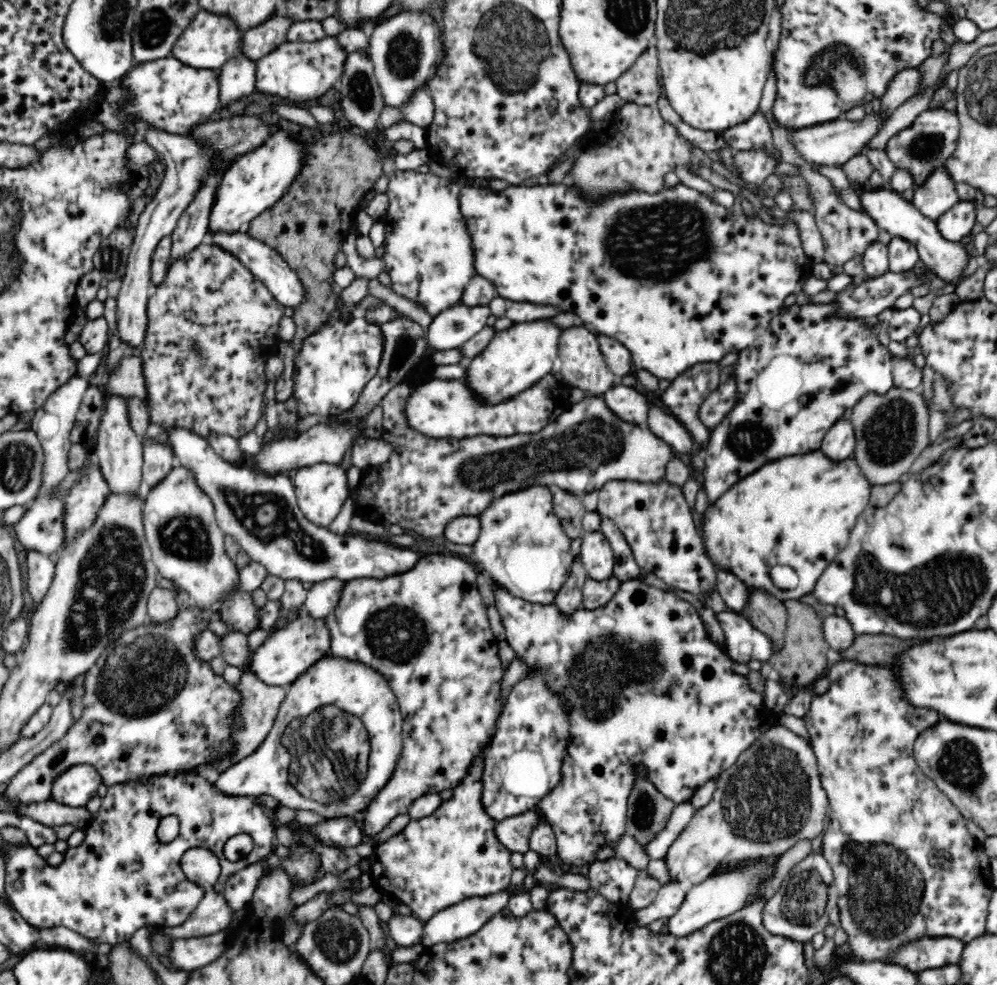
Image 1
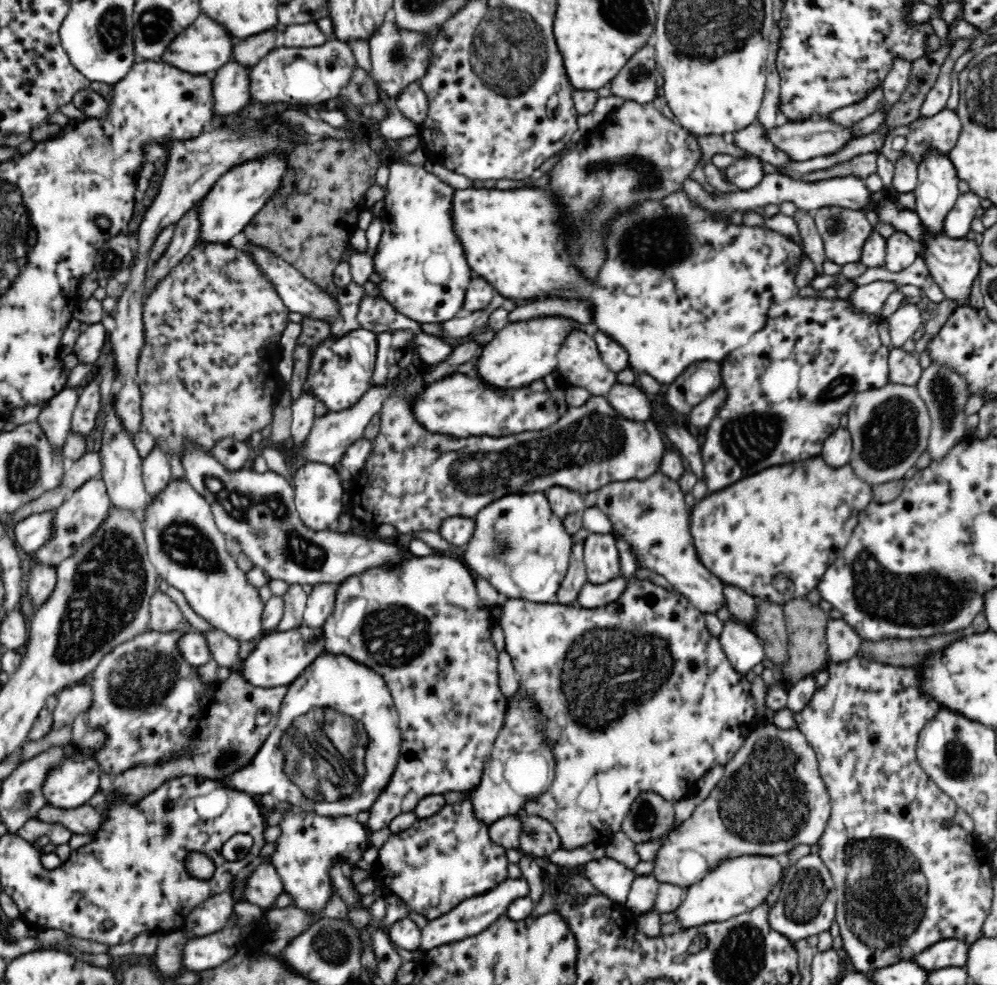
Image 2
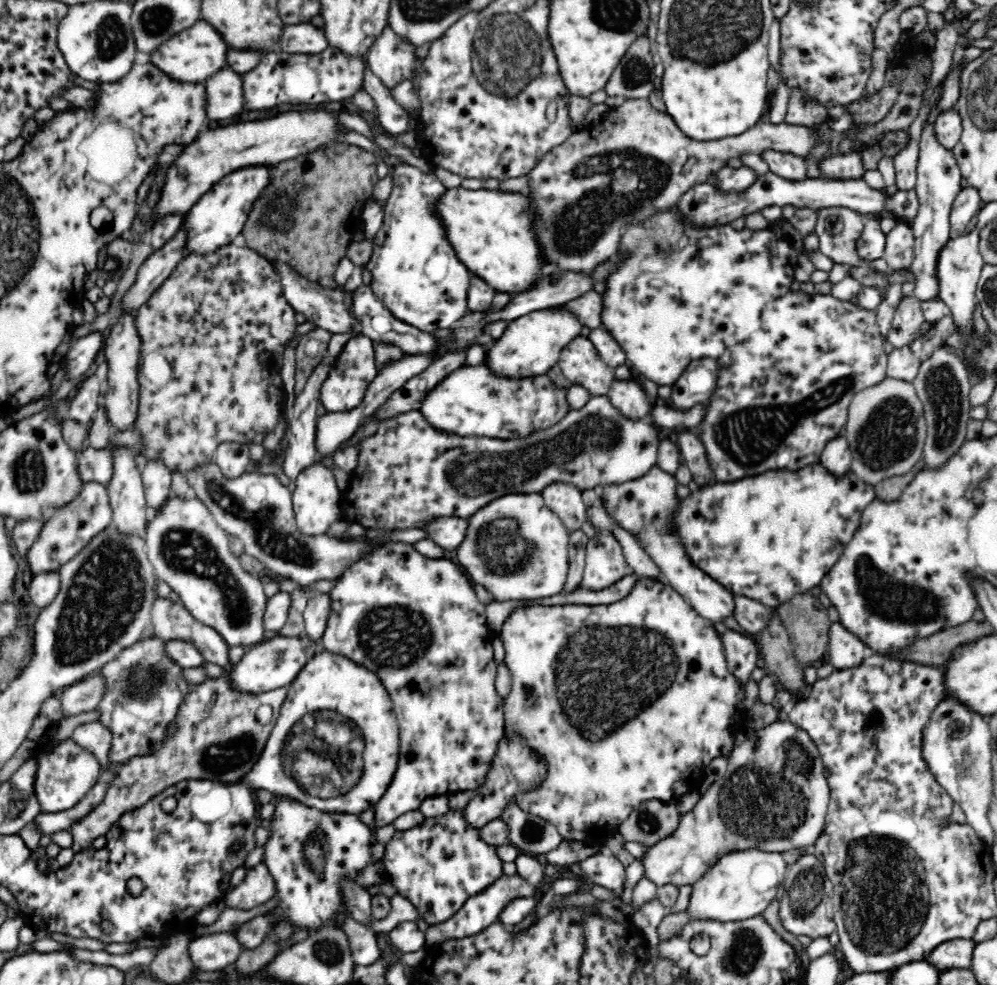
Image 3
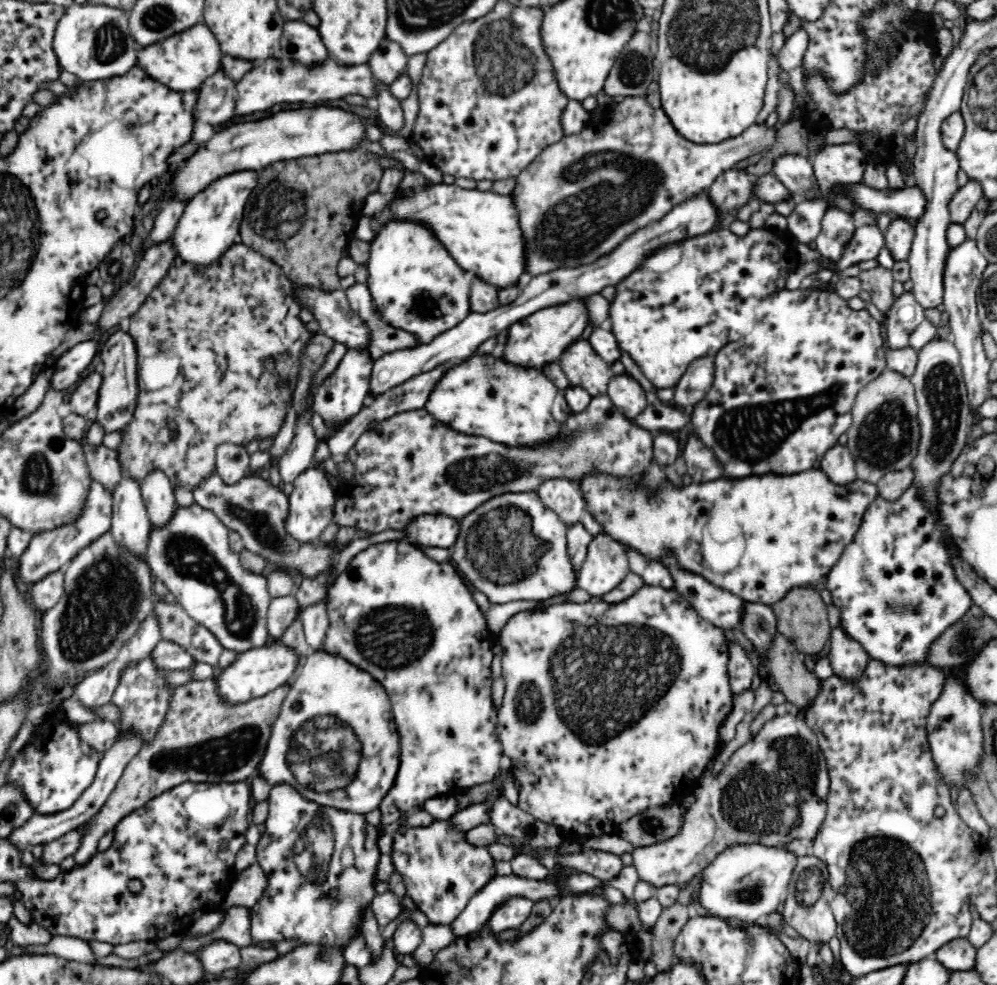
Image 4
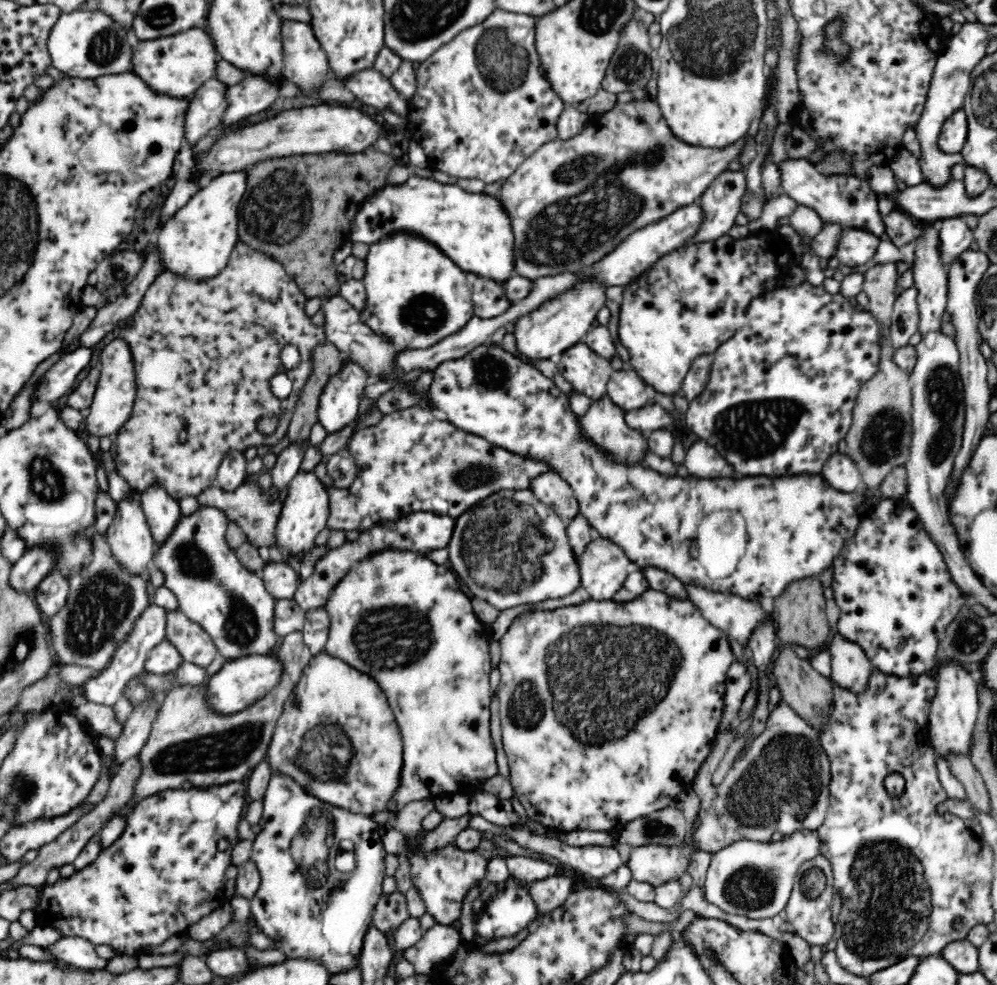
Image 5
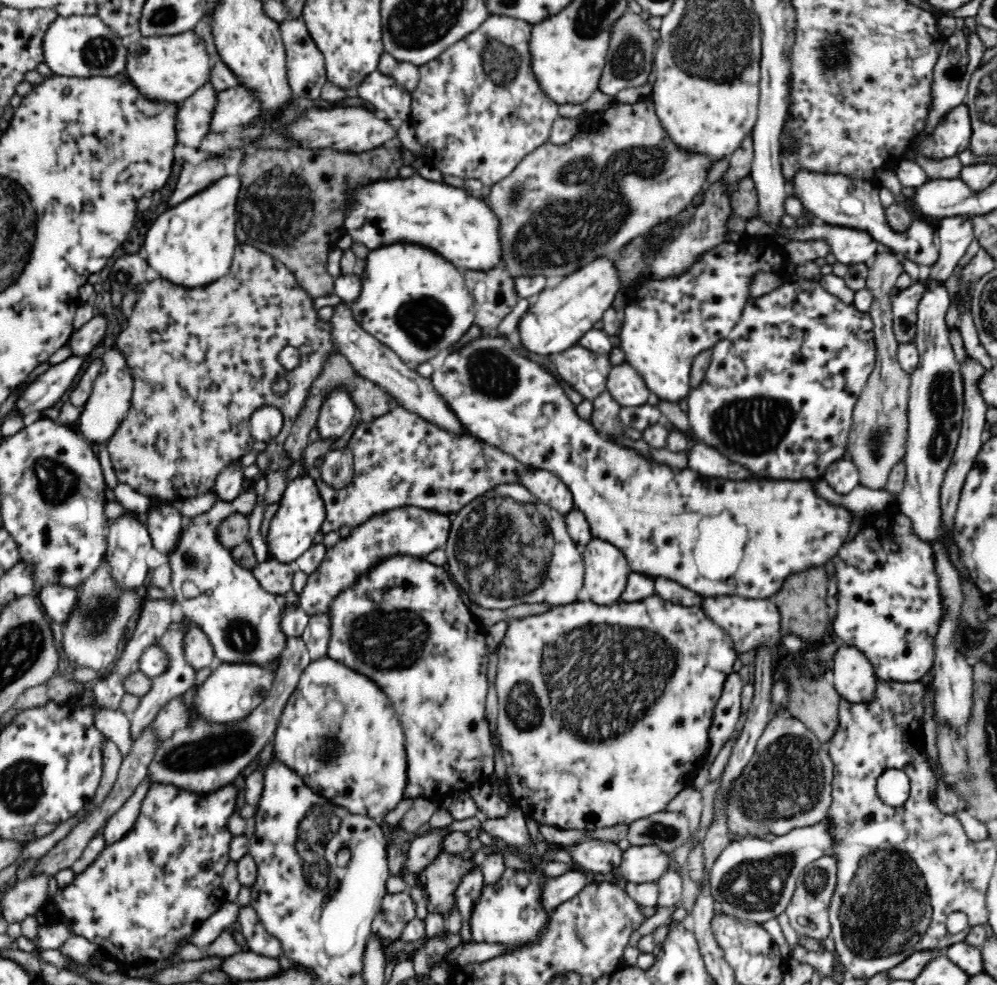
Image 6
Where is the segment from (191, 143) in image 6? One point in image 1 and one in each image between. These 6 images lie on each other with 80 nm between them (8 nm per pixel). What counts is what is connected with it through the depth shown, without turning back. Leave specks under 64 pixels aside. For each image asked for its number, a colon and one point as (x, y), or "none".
1: (237, 76)
2: (230, 93)
3: (224, 89)
4: (215, 104)
5: (205, 107)

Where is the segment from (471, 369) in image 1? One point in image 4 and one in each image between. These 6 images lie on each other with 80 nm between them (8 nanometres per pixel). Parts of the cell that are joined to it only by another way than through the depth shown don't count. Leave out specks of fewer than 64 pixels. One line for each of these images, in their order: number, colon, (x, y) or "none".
2: (523, 351)
3: (530, 345)
4: (540, 338)

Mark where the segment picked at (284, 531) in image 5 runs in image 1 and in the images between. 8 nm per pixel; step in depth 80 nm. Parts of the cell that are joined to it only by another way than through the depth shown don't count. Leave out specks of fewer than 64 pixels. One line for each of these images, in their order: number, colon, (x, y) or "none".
1: (320, 489)
2: (318, 495)
3: (316, 499)
4: (311, 503)

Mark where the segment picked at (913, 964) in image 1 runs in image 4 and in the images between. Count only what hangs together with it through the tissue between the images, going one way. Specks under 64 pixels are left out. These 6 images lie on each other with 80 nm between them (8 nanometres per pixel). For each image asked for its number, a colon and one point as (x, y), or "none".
2: (948, 953)
3: (957, 954)
4: (960, 955)

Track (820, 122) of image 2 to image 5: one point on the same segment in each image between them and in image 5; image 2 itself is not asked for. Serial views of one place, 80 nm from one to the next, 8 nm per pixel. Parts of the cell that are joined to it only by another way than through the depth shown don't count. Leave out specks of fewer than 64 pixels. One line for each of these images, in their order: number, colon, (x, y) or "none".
3: (636, 163)
4: (580, 197)
5: (571, 202)

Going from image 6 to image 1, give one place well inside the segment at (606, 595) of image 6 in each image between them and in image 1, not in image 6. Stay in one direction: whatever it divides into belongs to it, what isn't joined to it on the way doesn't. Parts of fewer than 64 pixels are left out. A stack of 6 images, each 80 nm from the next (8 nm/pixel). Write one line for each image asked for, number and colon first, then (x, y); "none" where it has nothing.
1: (597, 555)
2: (602, 559)
3: (605, 563)
4: (606, 565)
5: (604, 567)

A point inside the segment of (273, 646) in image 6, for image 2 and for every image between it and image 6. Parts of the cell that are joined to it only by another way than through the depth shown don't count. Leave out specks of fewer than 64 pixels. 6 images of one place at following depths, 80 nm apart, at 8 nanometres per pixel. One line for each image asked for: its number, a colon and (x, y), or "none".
2: (189, 552)
3: (188, 550)
4: (191, 555)
5: (231, 603)

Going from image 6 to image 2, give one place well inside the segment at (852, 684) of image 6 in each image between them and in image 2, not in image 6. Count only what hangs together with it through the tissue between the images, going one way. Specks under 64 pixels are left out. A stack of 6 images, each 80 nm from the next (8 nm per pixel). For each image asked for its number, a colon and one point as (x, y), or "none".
2: (843, 643)
3: (845, 651)
4: (848, 658)
5: (851, 669)

